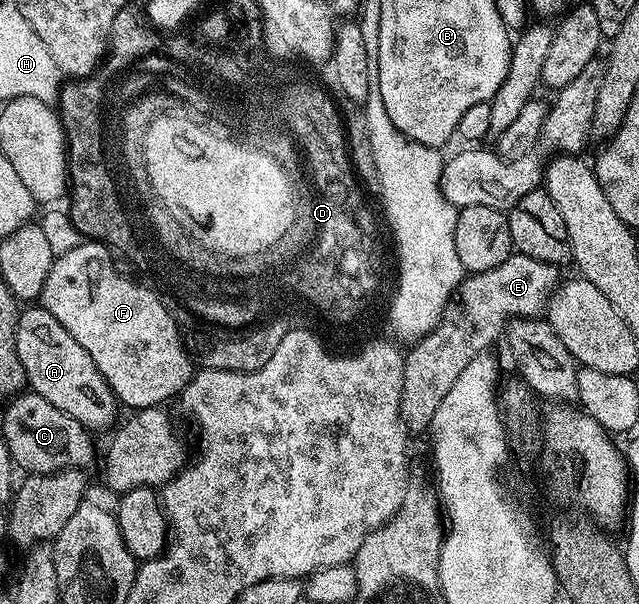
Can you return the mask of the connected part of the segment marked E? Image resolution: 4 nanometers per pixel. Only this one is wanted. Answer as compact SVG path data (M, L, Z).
M512 252L499 267L491 267L491 271L482 273L470 273L462 281L461 285L449 297L445 305L445 314L435 328L426 333L416 342L413 350L405 353L405 366L403 367L403 395L401 396L401 418L405 420L405 426L410 434L425 433L428 430L431 419L438 409L439 403L443 403L447 391L459 375L463 375L463 367L471 363L481 353L488 353L494 347L497 340L501 341L506 328L513 318L540 318L548 310L549 301L559 284L558 266L551 263L543 263L539 259L531 259L531 255L523 255Z

